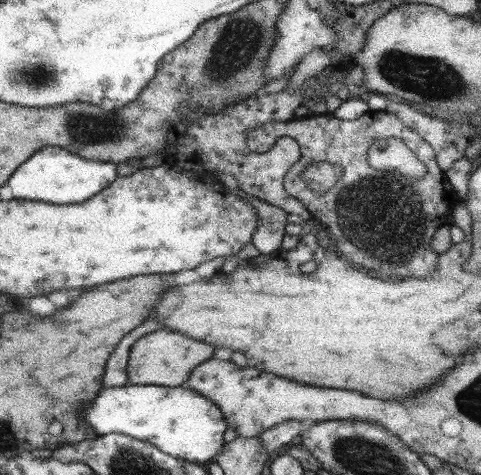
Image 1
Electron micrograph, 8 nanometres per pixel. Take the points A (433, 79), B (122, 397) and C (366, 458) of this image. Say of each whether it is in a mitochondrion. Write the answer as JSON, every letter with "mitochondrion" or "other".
{"A":"mitochondrion","B":"other","C":"mitochondrion"}

